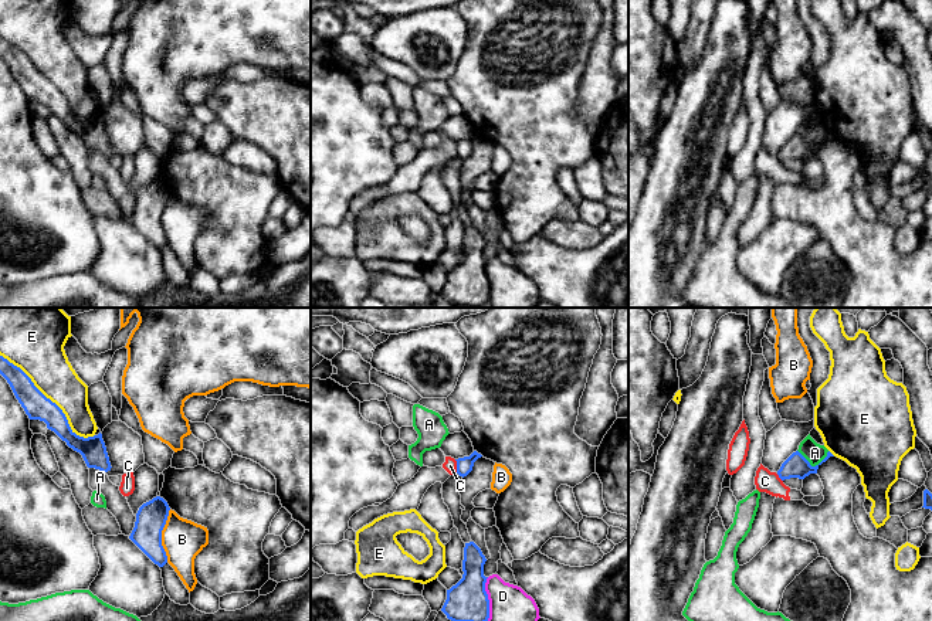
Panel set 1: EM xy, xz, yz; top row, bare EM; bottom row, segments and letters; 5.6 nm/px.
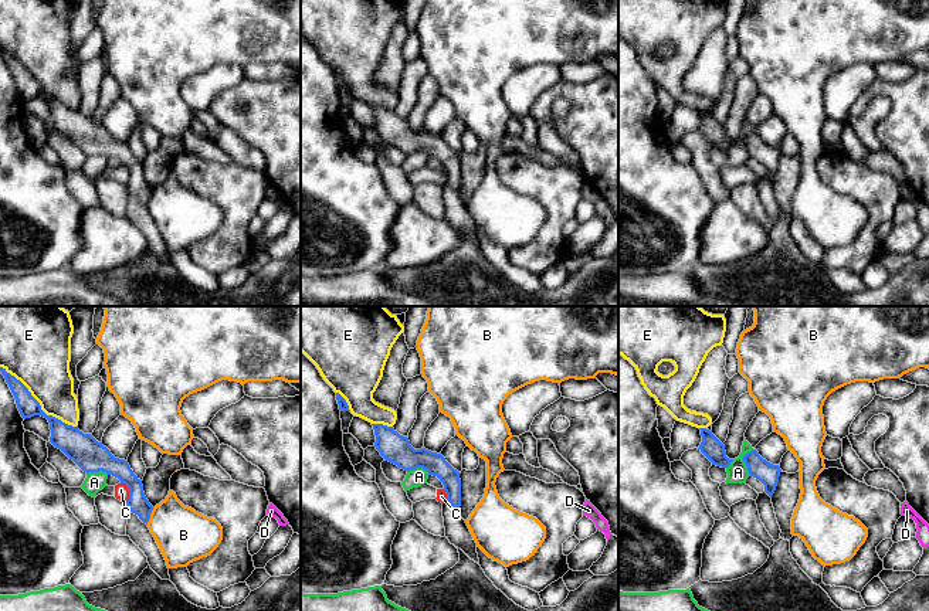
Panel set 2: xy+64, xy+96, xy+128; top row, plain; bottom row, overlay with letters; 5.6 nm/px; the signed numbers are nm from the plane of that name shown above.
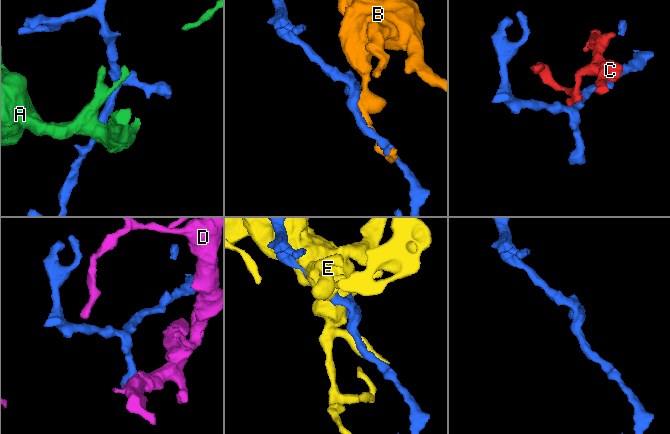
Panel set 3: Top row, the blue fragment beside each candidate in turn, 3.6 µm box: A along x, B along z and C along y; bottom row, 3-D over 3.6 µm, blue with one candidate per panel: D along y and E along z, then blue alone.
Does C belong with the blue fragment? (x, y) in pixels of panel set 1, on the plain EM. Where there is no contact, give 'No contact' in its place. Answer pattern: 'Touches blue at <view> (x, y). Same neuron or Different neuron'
Touches blue at xz (457, 149). Different neuron

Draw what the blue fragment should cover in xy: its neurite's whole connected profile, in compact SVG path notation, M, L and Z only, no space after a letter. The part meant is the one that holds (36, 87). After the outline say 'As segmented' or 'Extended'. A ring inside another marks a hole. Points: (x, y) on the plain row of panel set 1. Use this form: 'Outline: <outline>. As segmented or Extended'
Outline: M0 38L0 57L10 67L30 102L44 104L48 112L54 113L70 130L82 138L88 150L102 155L111 153L112 149L101 115L88 121L77 118L62 92L47 81L20 50L3 38Z. As segmented

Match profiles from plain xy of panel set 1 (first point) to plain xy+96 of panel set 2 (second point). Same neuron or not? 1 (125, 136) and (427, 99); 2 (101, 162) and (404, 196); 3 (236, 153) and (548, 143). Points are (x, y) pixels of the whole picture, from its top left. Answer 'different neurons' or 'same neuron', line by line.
1: different neurons
2: different neurons
3: same neuron

